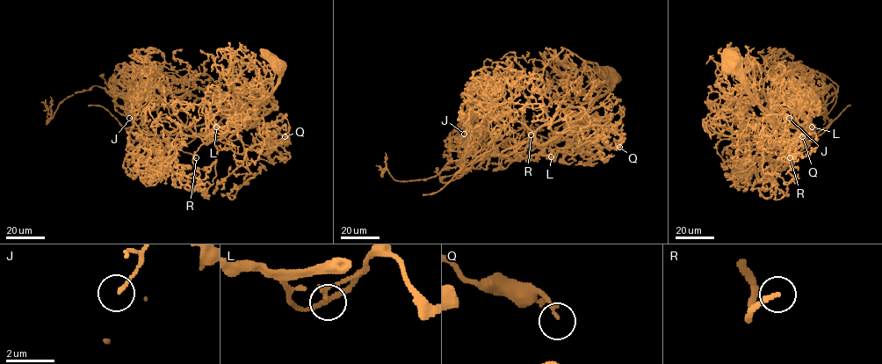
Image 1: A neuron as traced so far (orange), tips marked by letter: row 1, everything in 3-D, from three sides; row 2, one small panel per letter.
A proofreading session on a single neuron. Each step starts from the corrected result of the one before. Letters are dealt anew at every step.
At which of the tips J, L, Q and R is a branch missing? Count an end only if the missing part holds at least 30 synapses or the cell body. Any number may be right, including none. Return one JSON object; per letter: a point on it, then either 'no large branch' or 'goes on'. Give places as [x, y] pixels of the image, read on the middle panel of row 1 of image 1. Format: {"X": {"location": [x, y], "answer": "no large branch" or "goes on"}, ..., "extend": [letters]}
{"J": {"location": [464, 134], "answer": "no large branch"}, "L": {"location": [551, 156], "answer": "no large branch"}, "Q": {"location": [619, 147], "answer": "no large branch"}, "R": {"location": [531, 134], "answer": "goes on"}, "extend": ["R"]}

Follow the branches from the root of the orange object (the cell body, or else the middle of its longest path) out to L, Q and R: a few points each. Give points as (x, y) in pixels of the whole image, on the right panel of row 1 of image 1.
L: (730, 65), (752, 97), (783, 124), (794, 127), (797, 136), (813, 129), (809, 123), (812, 127)
Q: (730, 65), (789, 149), (781, 153), (784, 144), (802, 131), (802, 136)
R: (730, 65), (752, 98), (809, 143), (790, 157)

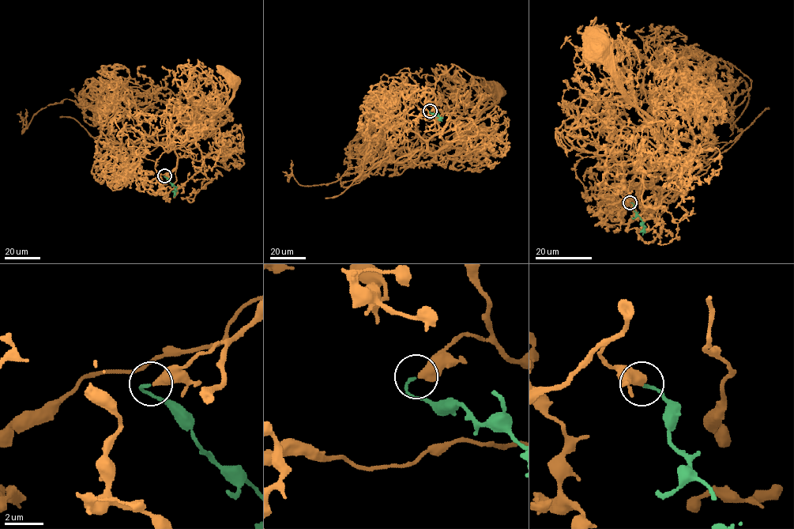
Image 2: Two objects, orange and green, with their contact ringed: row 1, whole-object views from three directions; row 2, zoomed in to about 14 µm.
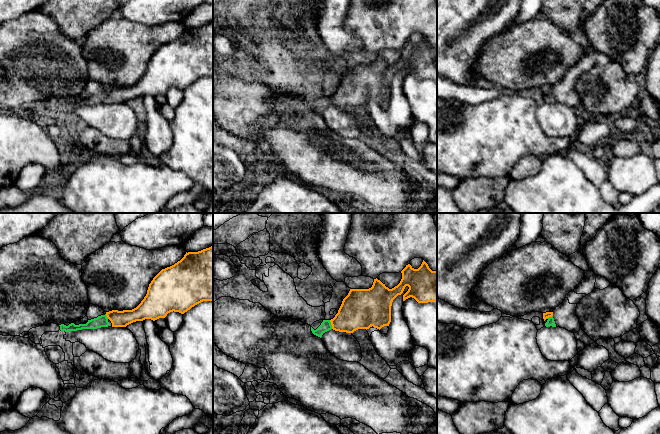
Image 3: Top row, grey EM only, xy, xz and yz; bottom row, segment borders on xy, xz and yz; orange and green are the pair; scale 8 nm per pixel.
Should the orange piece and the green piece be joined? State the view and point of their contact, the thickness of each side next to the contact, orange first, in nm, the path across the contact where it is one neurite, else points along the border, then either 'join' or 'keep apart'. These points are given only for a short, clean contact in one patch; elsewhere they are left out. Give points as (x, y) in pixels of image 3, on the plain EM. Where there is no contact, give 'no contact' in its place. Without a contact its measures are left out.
meets orange in xz at (331, 100); 300 nm thick on the orange side, 90 nm on the other; runs through xz (358, 86), (347, 96), (331, 100), (325, 102); join

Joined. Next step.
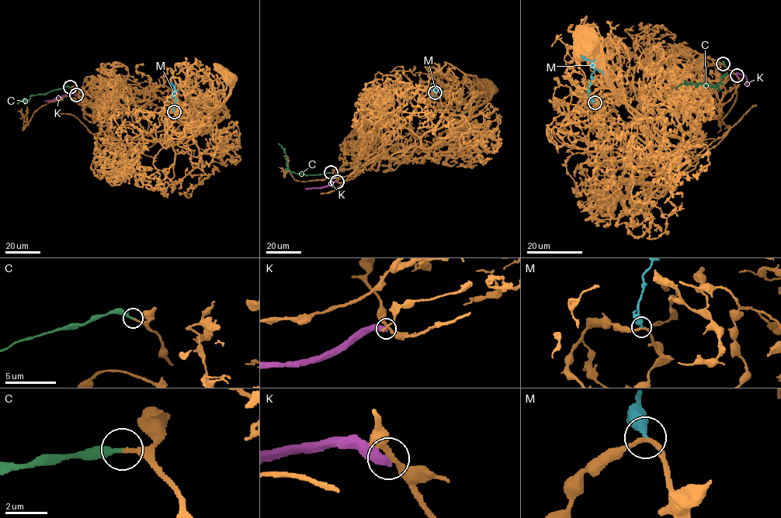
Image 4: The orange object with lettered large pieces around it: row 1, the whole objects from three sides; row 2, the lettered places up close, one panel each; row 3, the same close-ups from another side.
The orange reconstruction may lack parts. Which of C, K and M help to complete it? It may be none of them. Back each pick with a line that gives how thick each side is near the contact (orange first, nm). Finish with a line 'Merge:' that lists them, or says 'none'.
C: calibres 190 and 280 nm
M: calibres 200 and 360 nm
Merge: C, M

